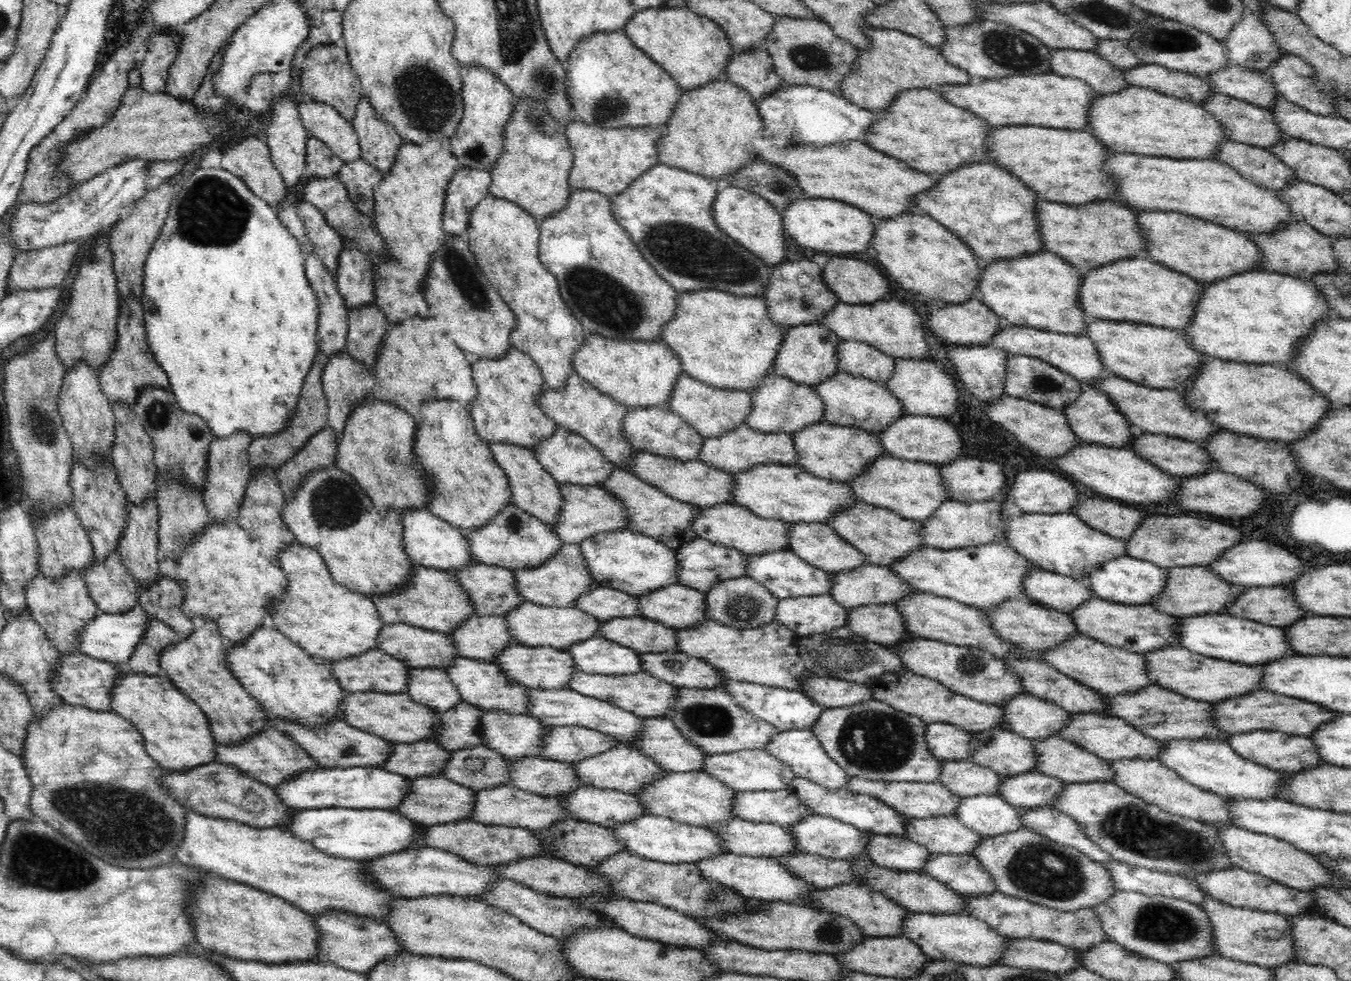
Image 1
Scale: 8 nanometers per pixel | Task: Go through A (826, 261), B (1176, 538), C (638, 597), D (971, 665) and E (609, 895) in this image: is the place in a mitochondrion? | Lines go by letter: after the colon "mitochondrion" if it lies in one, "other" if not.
A: other
B: mitochondrion
C: other
D: mitochondrion
E: other

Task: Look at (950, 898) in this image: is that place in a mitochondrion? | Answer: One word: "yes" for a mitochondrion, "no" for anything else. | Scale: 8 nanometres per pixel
no

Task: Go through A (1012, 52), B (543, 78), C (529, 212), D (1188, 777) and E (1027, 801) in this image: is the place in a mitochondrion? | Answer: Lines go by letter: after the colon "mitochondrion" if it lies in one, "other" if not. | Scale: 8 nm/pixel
A: mitochondrion
B: mitochondrion
C: other
D: other
E: other

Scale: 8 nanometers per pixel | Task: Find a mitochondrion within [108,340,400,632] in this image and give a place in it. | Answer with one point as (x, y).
(334, 502)

